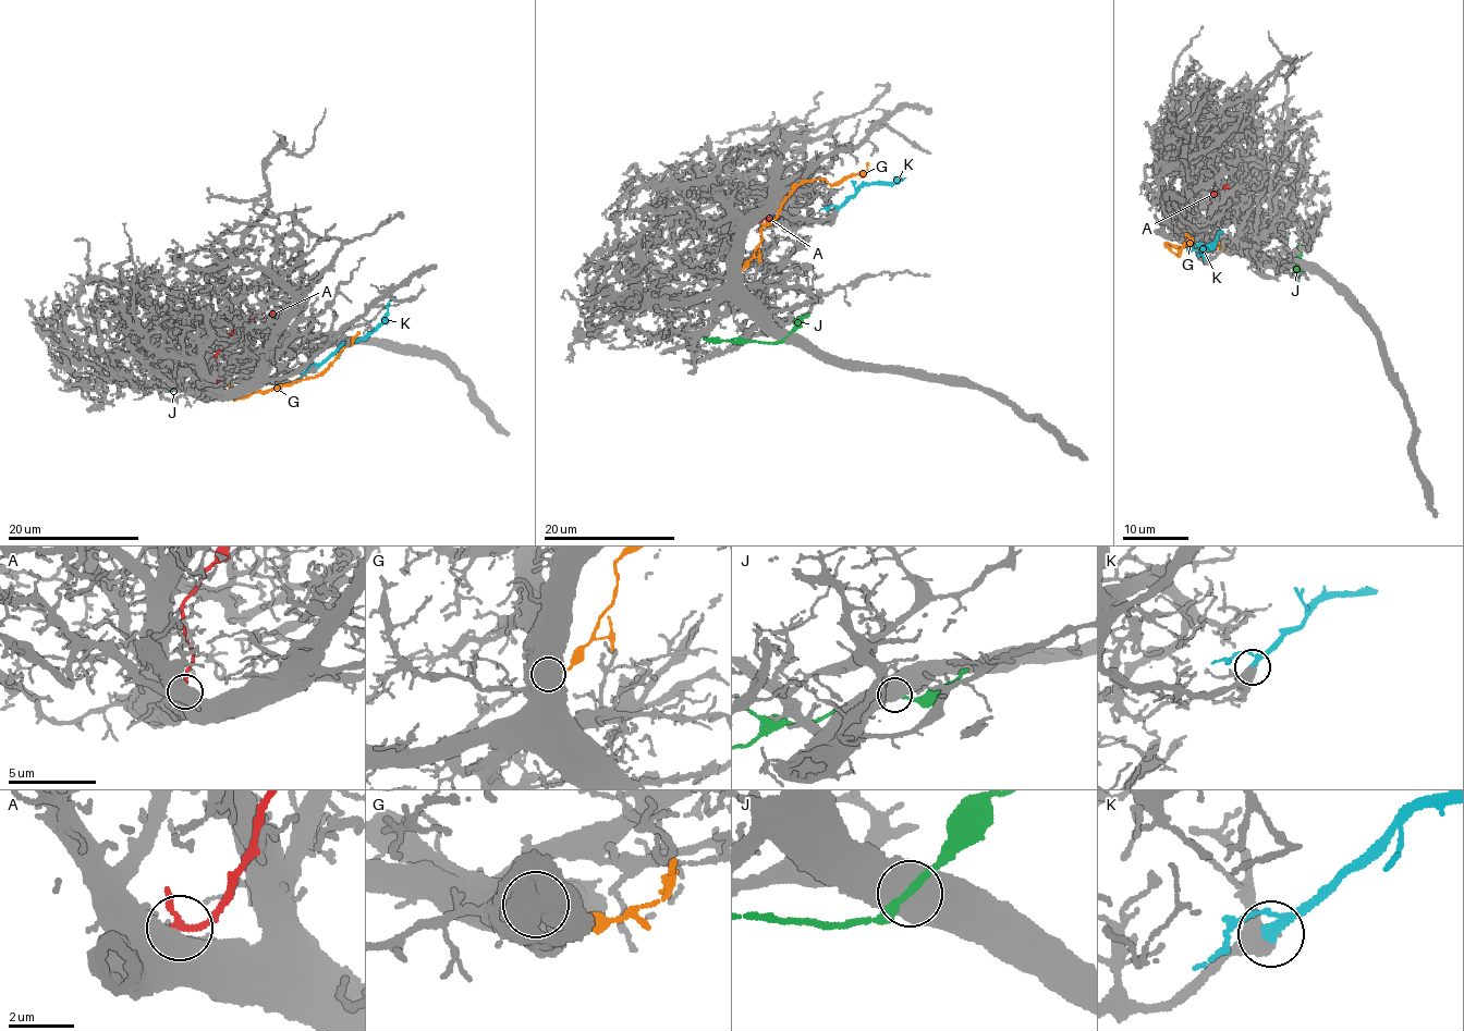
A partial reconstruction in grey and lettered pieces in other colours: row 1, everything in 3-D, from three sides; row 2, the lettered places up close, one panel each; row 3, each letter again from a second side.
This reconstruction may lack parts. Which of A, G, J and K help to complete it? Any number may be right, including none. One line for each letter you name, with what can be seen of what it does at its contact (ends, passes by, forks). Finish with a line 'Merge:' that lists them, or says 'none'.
K: it passes by
Merge: K

